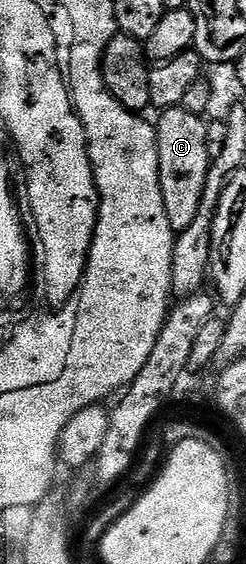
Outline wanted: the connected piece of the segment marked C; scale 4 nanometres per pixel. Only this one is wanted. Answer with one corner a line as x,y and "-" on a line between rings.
166,107
155,122
157,132
157,156
159,157
159,181
163,193
163,205
167,209
167,221
171,221
174,232
180,233
191,225
199,211
201,197
211,162
209,132
202,116
189,113
187,109

